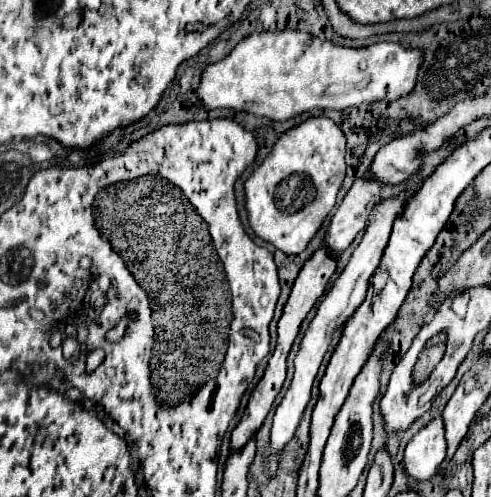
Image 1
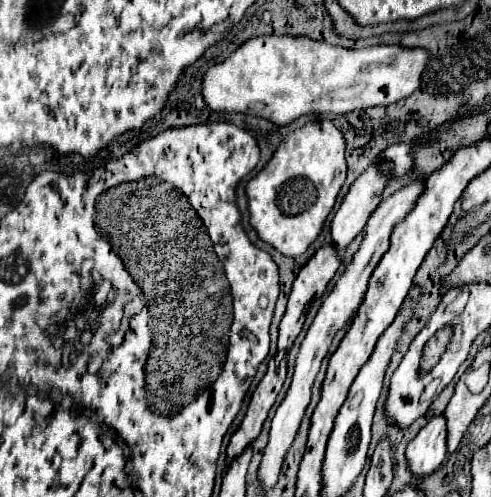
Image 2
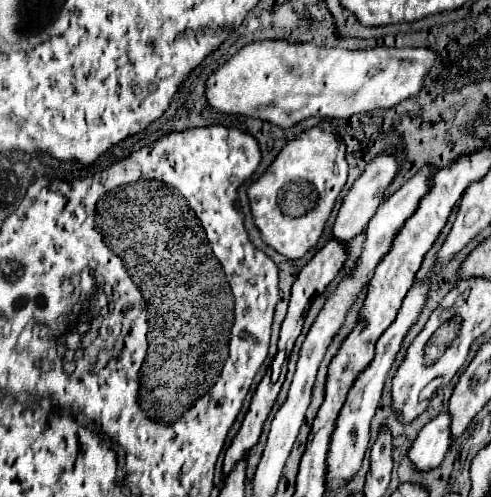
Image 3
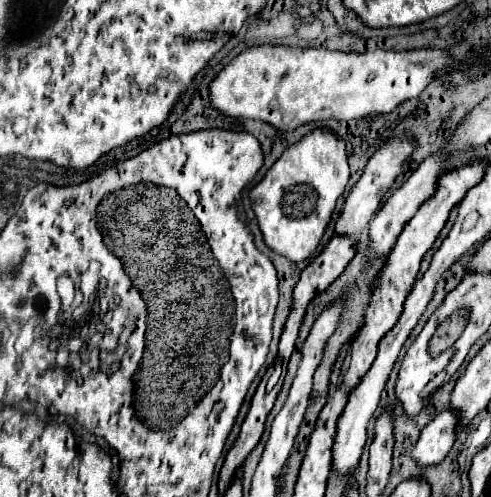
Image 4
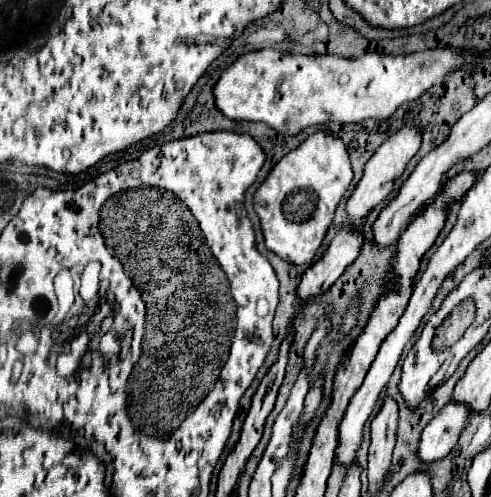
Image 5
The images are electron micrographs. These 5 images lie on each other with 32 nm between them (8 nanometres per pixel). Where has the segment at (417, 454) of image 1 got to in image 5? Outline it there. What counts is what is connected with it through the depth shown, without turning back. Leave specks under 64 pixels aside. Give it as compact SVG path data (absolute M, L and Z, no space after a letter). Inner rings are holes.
M454 402L442 408L422 430L416 456L426 464L442 460L454 448L460 434L464 432L470 420L468 414L470 412L462 404L454 404Z

